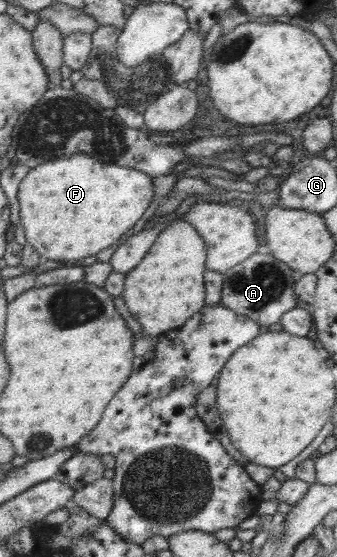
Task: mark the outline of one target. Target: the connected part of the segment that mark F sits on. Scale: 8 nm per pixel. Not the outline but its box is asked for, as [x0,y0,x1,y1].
[18,154,155,262]

